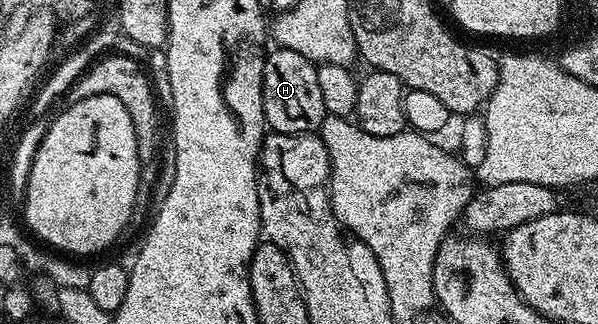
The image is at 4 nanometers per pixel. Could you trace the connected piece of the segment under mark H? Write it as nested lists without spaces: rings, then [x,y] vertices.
[[[286,47],[270,50],[263,69],[263,109],[270,132],[308,135],[316,132],[327,114],[323,105],[323,89],[319,89],[317,67],[307,57]]]

